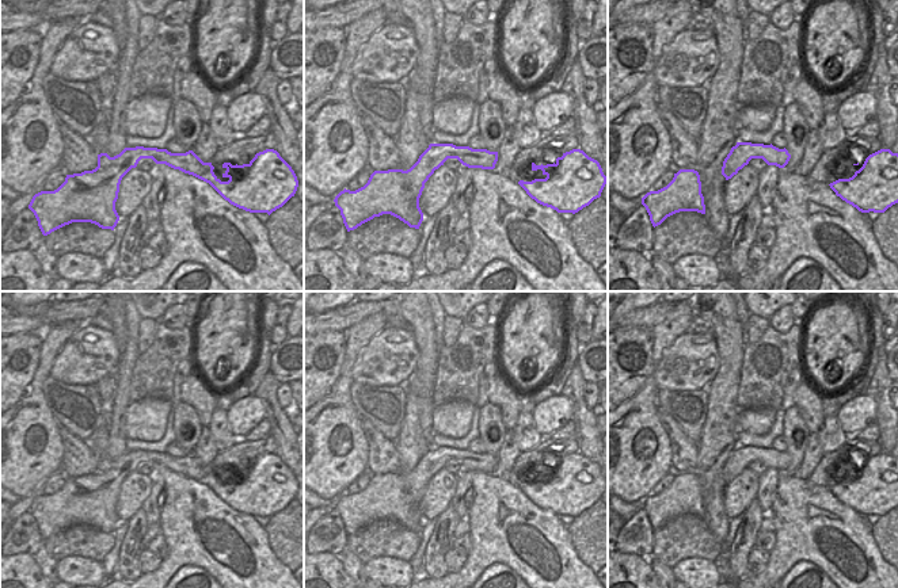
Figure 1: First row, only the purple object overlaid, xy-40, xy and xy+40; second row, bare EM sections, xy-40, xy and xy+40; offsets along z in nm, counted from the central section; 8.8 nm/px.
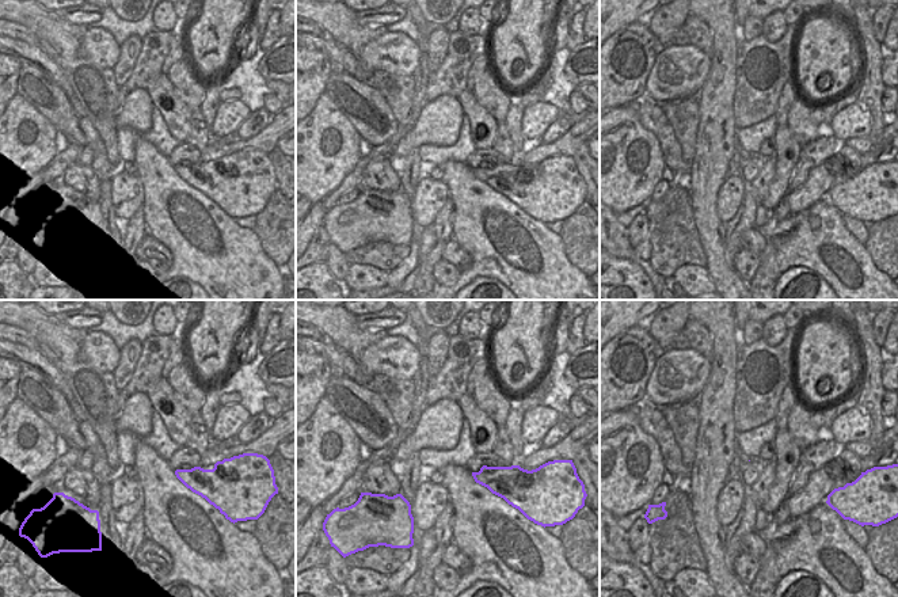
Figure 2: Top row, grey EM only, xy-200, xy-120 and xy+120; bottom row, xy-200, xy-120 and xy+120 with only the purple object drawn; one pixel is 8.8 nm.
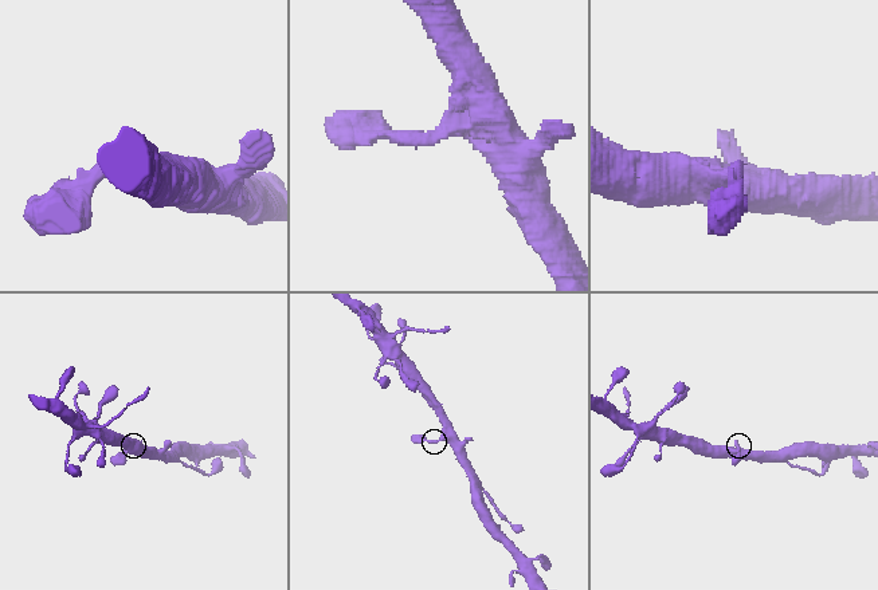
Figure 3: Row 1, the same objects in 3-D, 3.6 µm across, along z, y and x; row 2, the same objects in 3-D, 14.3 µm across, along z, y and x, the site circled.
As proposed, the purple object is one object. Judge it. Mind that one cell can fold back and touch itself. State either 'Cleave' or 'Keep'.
Keep

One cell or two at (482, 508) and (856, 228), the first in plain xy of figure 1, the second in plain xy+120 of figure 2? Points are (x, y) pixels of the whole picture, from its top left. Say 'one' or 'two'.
two

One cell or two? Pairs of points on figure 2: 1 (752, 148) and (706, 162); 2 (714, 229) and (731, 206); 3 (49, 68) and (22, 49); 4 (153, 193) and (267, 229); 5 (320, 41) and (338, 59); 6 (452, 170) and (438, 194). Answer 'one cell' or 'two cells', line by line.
1: two cells
2: two cells
3: one cell
4: two cells
5: one cell
6: two cells

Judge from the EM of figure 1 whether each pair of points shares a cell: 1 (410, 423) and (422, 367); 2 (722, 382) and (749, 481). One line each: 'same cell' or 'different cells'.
1: same cell
2: different cells

